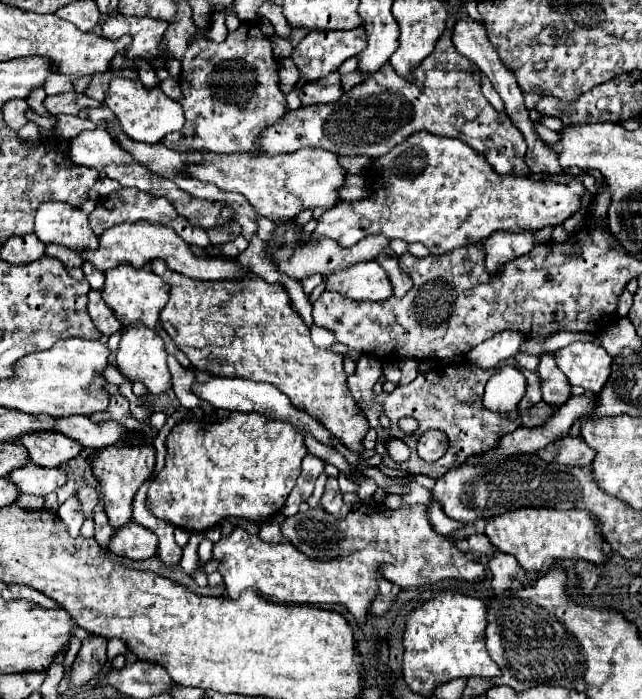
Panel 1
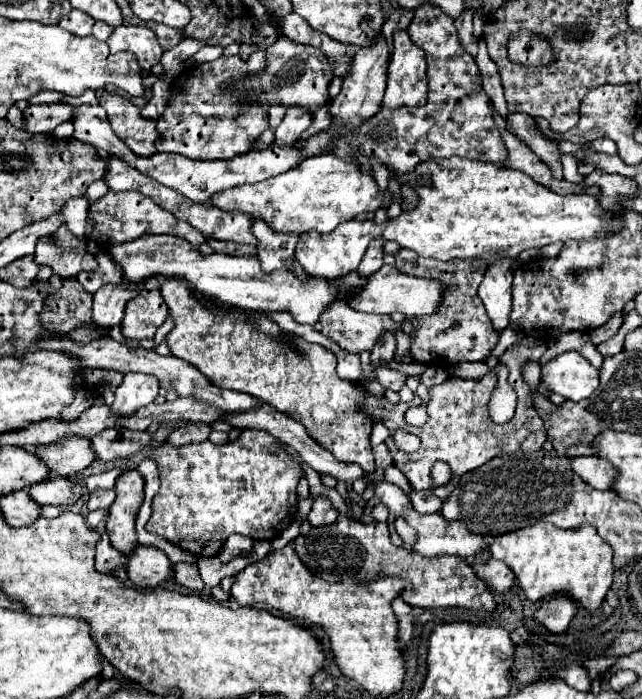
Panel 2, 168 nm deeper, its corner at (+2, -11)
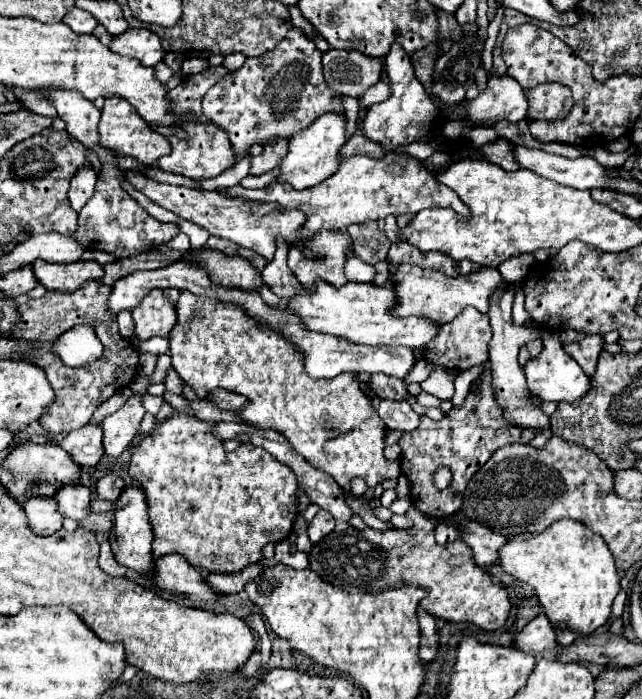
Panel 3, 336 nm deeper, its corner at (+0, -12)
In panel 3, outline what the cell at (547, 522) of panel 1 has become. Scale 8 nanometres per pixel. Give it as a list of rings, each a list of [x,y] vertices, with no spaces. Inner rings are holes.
[[[559,520],[551,524],[547,530],[541,534],[519,534],[513,536],[501,550],[499,550],[499,566],[527,582],[533,590],[535,596],[551,620],[551,624],[565,624],[567,628],[579,632],[579,634],[591,634],[595,628],[605,624],[611,616],[611,604],[613,598],[619,592],[619,580],[617,580],[617,570],[613,562],[613,554],[609,552],[607,544],[599,534],[595,534],[591,528],[587,528],[583,522],[577,520]]]

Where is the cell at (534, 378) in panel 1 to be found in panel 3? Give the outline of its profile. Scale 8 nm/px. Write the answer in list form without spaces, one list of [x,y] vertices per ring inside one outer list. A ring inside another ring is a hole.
[[[485,370],[475,382],[461,406],[453,406],[443,420],[435,422],[425,414],[419,418],[419,426],[411,432],[403,432],[401,440],[401,472],[411,482],[411,500],[427,516],[443,520],[461,508],[461,496],[465,492],[467,480],[493,456],[495,450],[523,442],[529,444],[541,430],[535,428],[515,428],[511,422],[503,420],[503,410],[497,404],[495,390],[491,386],[491,370]],[[439,466],[449,466],[453,472],[453,484],[447,490],[437,490],[433,486],[433,472]]]

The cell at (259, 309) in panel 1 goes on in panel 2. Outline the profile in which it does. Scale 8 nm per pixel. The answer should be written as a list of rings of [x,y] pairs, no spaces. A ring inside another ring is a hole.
[[[165,279],[163,287],[161,287],[165,303],[169,305],[169,311],[175,319],[175,329],[167,335],[169,349],[175,357],[185,359],[191,365],[195,365],[213,385],[253,395],[253,397],[273,405],[275,409],[287,413],[289,417],[297,419],[309,431],[309,435],[313,435],[313,439],[317,439],[317,443],[321,443],[321,447],[325,447],[327,451],[331,451],[335,455],[337,461],[357,463],[367,473],[375,471],[375,461],[373,461],[373,453],[371,453],[371,445],[369,445],[373,419],[371,419],[371,415],[361,411],[361,407],[363,407],[361,387],[353,381],[339,379],[339,375],[335,371],[337,359],[331,351],[327,351],[321,345],[311,345],[301,339],[295,339],[299,351],[291,349],[289,345],[271,337],[271,333],[277,335],[277,327],[265,315],[255,317],[253,313],[243,310],[229,311],[227,317],[213,315],[207,311],[207,305],[203,301],[195,299],[187,287],[179,287],[179,285],[187,285],[187,283],[181,283],[181,279]]]

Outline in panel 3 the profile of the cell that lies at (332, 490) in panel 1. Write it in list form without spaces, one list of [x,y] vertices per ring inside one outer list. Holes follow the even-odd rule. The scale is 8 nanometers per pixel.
[[[319,510],[317,516],[309,522],[309,528],[307,528],[309,540],[311,540],[313,544],[317,544],[323,536],[327,536],[329,532],[333,532],[333,528],[335,528],[335,520],[333,520],[333,516],[331,516],[329,512]]]

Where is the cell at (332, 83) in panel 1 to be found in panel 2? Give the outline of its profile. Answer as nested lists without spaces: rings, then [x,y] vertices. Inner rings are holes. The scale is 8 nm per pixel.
[[[289,107],[287,113],[285,113],[285,117],[283,117],[283,121],[281,121],[281,125],[273,131],[273,143],[281,143],[281,147],[291,147],[291,145],[295,143],[295,139],[297,139],[309,125],[311,125],[311,113],[309,113],[307,109],[303,109],[303,107]]]

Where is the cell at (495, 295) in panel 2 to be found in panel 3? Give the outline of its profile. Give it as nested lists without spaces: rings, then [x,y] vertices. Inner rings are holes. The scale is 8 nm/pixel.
[[[505,284],[505,286],[495,288],[491,294],[491,300],[489,300],[489,312],[487,314],[491,318],[491,328],[493,328],[493,338],[489,342],[489,362],[491,362],[491,372],[493,372],[493,388],[497,392],[499,406],[505,408],[505,418],[509,422],[515,422],[517,426],[525,426],[525,428],[547,430],[549,428],[549,416],[543,414],[541,410],[537,410],[533,406],[533,402],[529,400],[529,388],[525,384],[525,374],[517,362],[517,354],[519,354],[521,346],[539,338],[539,332],[527,330],[523,326],[513,326],[513,322],[511,322],[513,300],[515,300],[515,286],[513,284]]]

